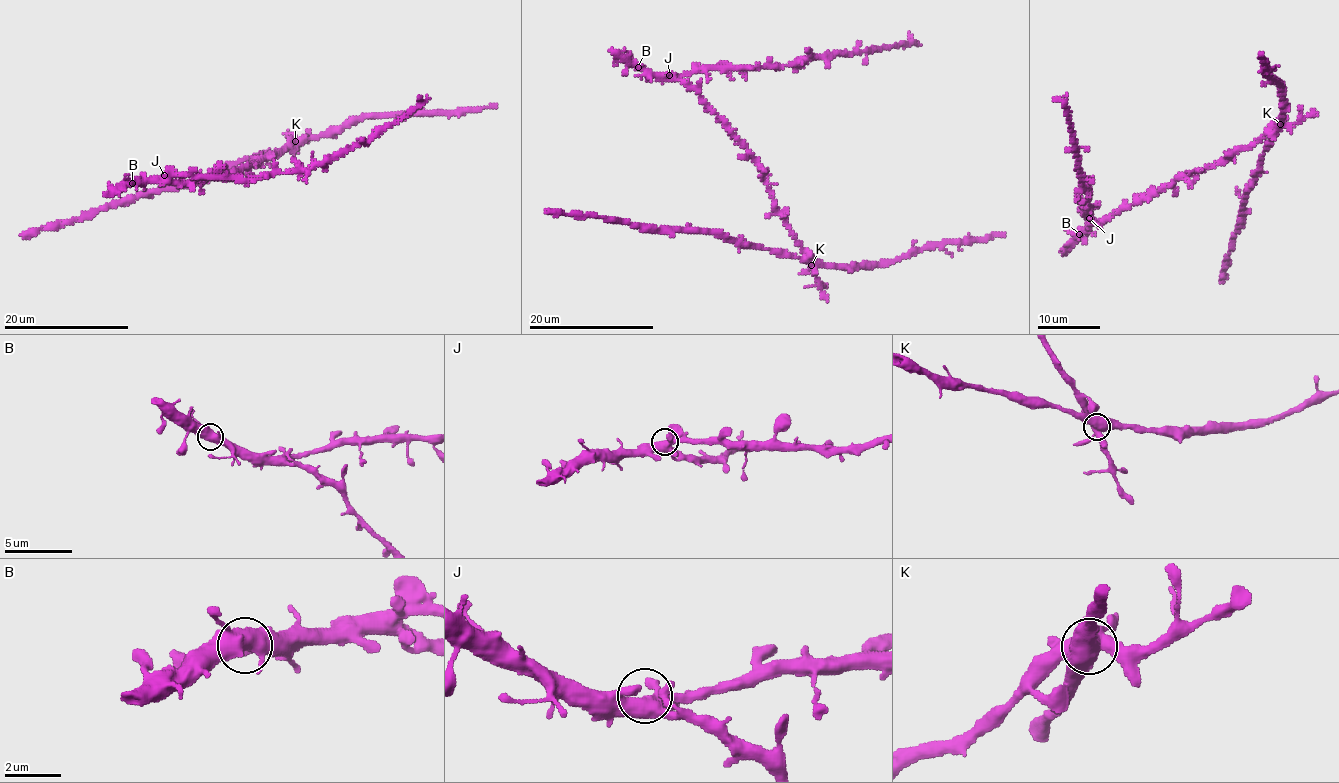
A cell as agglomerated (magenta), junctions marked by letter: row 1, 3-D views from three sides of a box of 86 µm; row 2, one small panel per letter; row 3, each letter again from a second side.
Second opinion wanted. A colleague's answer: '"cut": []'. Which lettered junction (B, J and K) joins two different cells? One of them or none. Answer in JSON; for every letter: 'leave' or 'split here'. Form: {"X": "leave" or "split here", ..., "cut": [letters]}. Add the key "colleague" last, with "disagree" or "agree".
{"B": "leave", "J": "leave", "K": "split here", "cut": ["K"], "colleague": "disagree"}

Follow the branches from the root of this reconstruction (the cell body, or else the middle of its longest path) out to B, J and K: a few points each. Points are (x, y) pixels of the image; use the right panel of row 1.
B: (1180, 174), (1157, 192), (1121, 207), (1079, 234)
J: (1180, 174), (1157, 192), (1121, 207), (1103, 220), (1094, 222), (1089, 218)
K: (1180, 174), (1197, 173), (1214, 162), (1225, 162), (1237, 150), (1252, 147), (1281, 123)

